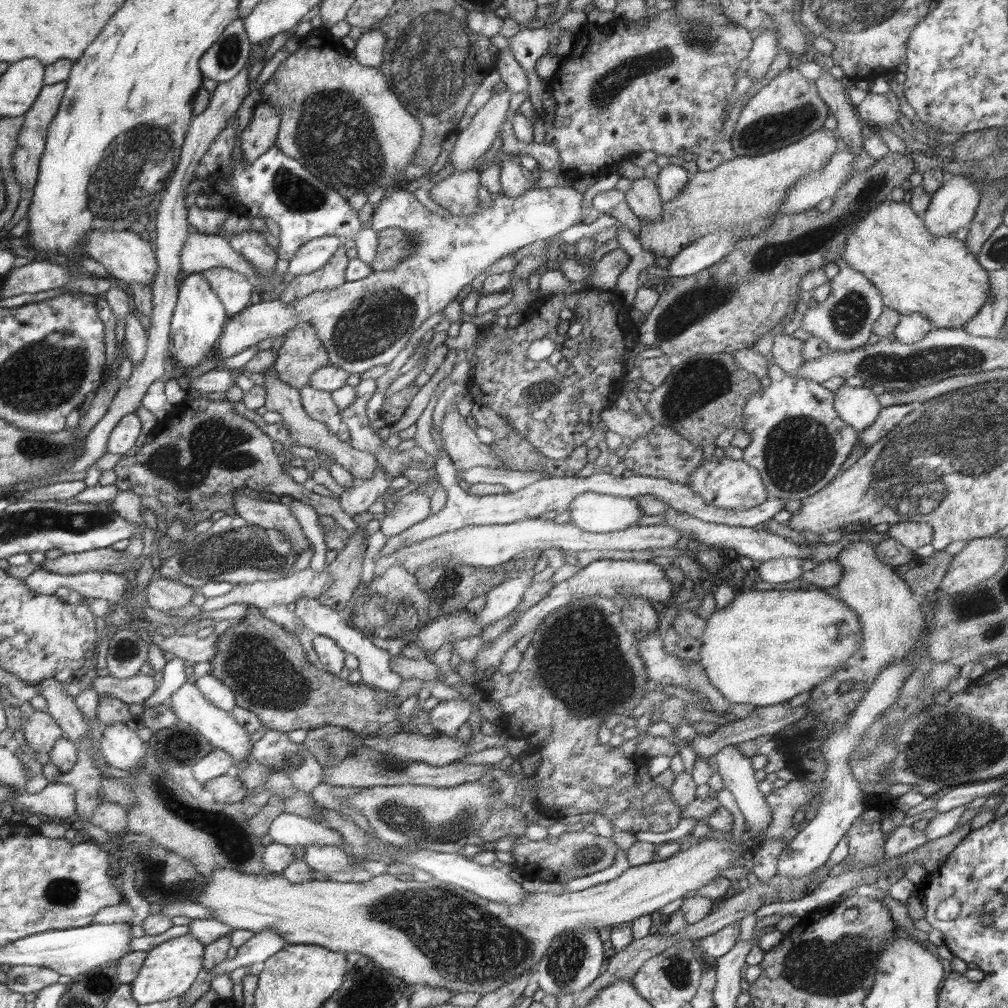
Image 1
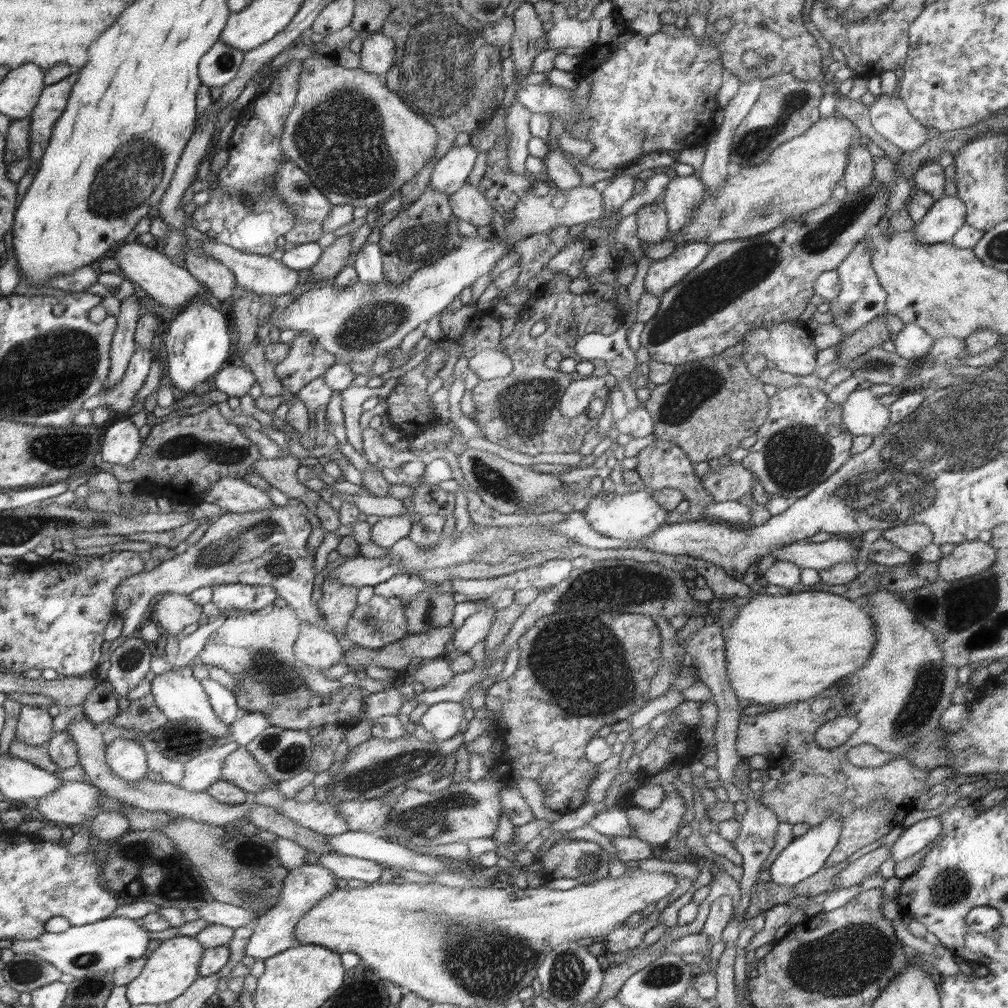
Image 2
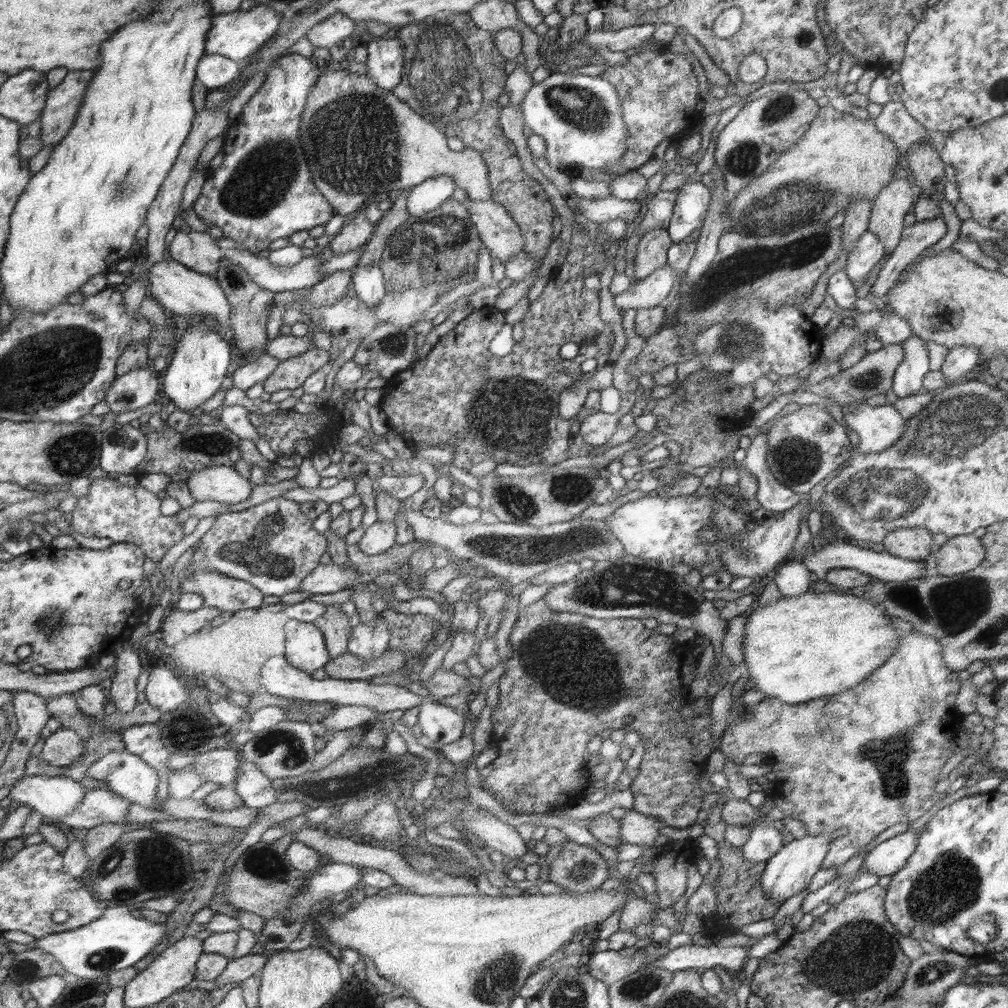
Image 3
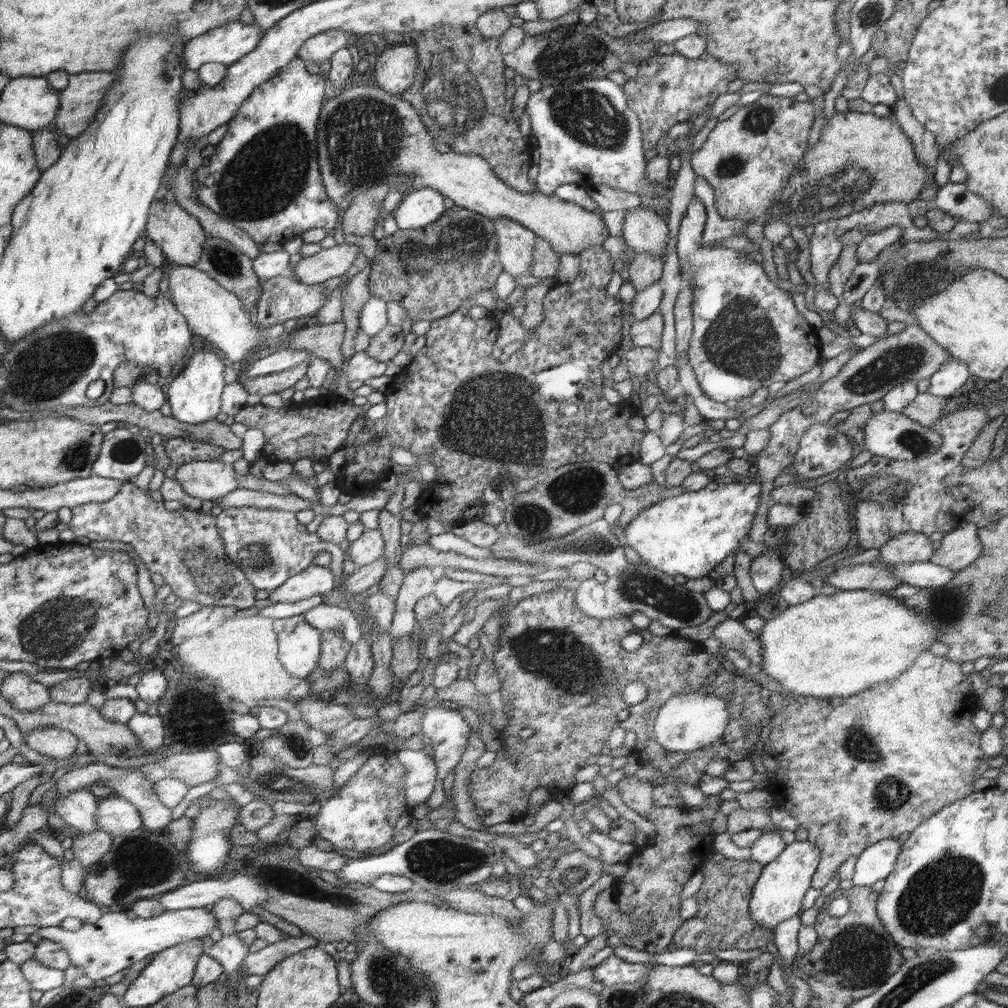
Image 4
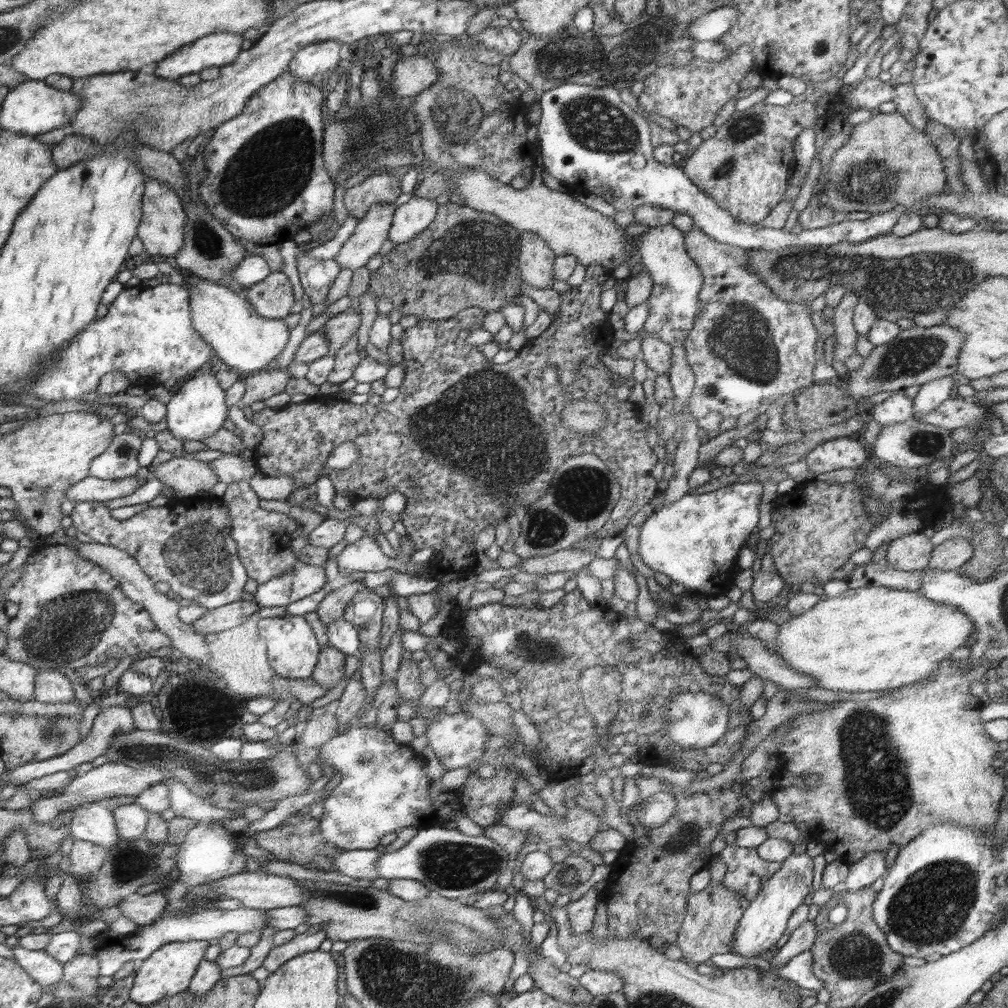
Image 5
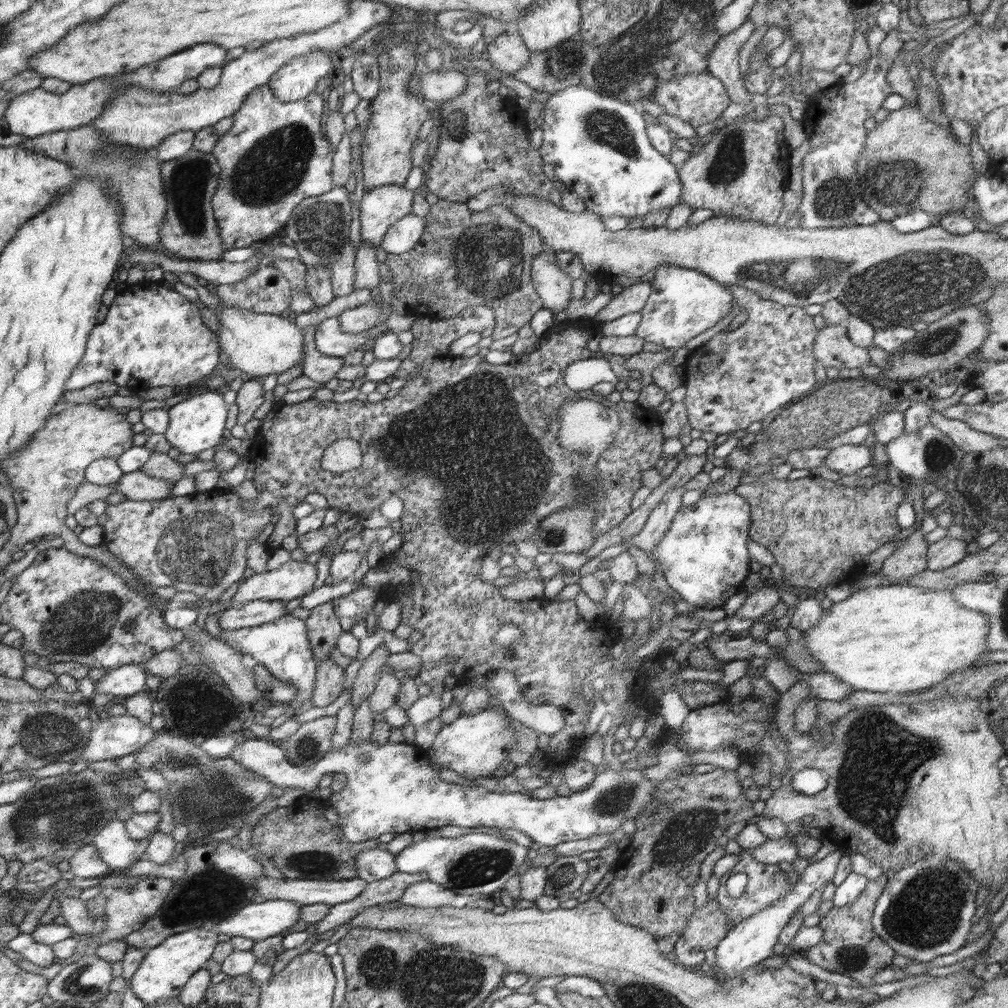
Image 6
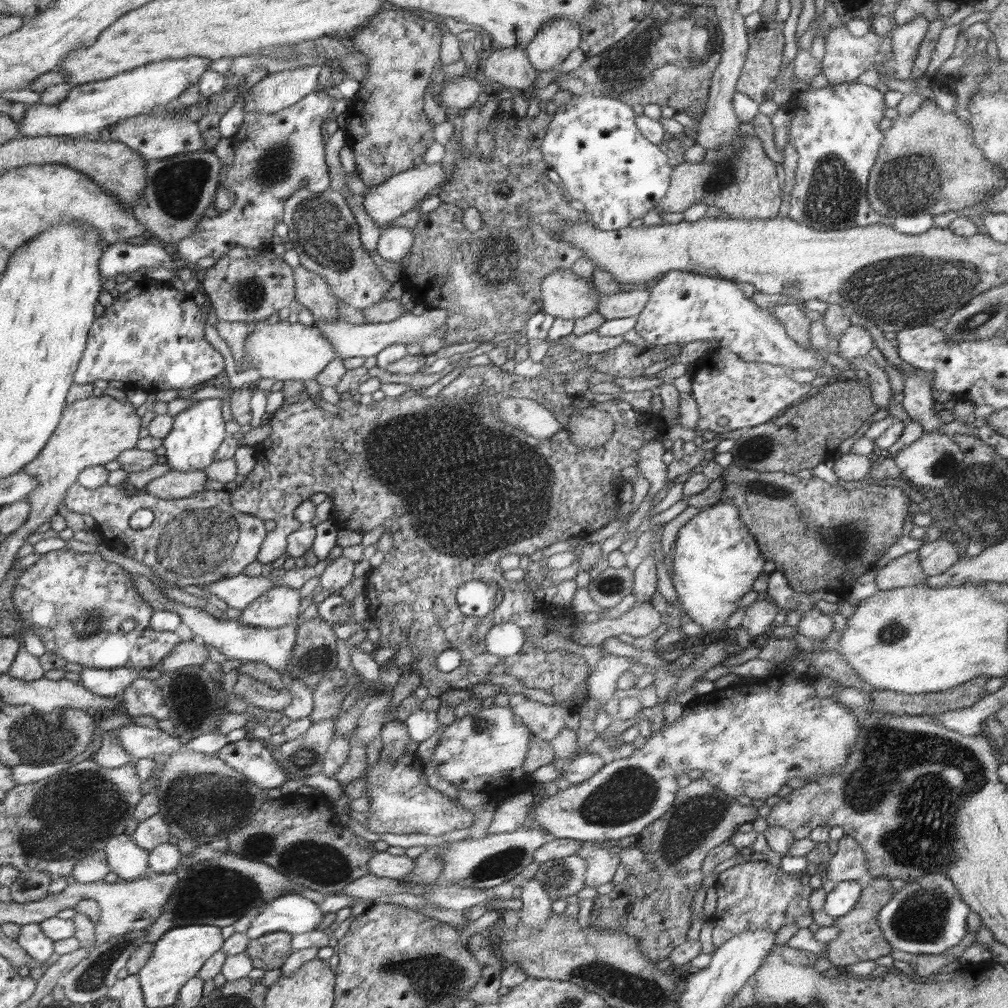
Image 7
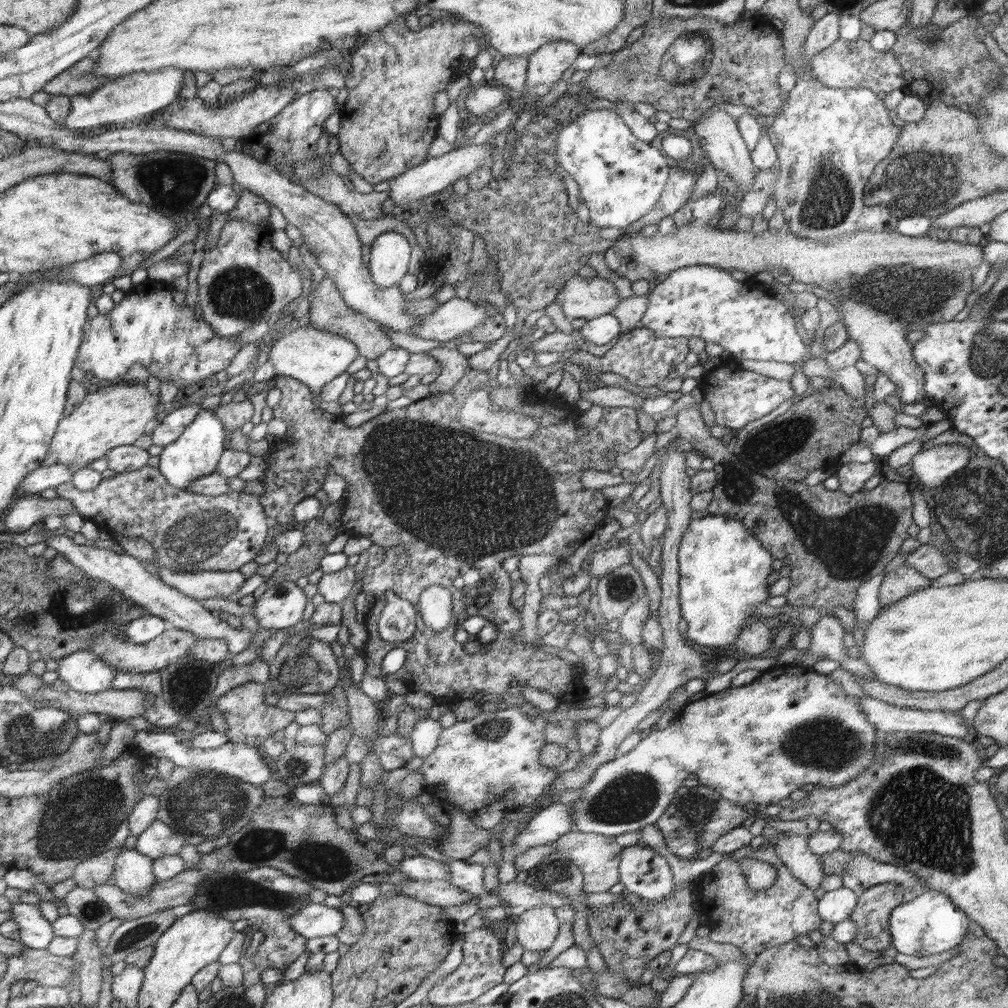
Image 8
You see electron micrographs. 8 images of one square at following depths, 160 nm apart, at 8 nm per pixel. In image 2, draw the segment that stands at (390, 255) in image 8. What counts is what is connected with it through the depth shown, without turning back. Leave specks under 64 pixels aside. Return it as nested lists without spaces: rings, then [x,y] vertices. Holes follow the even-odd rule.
[[[473,142],[467,146],[454,146],[444,158],[436,162],[432,171],[429,187],[442,194],[454,194],[465,182],[478,158],[478,149]]]

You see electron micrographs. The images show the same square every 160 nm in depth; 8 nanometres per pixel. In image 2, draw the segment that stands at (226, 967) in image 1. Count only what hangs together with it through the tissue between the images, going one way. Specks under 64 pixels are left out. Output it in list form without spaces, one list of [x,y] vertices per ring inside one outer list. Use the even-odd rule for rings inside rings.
[[[304,863],[298,868],[290,870],[281,888],[279,903],[260,915],[253,923],[254,929],[252,936],[246,943],[245,956],[264,960],[298,946],[300,943],[295,937],[295,928],[298,921],[309,910],[312,910],[318,902],[330,896],[338,888],[336,882],[338,882],[338,877],[331,870],[318,863]]]

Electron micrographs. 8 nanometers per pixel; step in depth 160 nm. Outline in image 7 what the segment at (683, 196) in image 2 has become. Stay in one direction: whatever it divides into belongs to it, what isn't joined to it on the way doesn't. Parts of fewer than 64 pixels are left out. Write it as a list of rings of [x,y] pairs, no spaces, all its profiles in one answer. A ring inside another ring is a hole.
[[[777,303],[768,310],[785,324],[787,333],[805,349],[811,349],[809,328],[811,320],[800,310],[797,303]],[[729,349],[710,351],[694,362],[690,394],[697,402],[699,419],[697,425],[704,430],[724,433],[746,429],[772,420],[788,407],[805,400],[813,387],[788,377],[792,368],[766,362],[746,362]]]

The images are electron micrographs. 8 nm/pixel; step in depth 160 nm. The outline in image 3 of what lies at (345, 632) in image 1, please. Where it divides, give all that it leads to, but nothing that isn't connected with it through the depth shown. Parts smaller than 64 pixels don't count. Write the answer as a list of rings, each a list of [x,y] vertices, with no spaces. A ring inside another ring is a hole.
[[[281,497],[280,498],[272,498],[271,500],[268,500],[267,502],[264,502],[262,504],[258,504],[258,506],[252,506],[251,508],[248,508],[247,510],[242,510],[241,512],[226,512],[226,514],[222,514],[222,515],[218,516],[216,518],[212,528],[210,528],[210,530],[208,530],[208,532],[206,532],[205,536],[203,536],[203,538],[200,540],[200,543],[198,544],[198,548],[195,549],[194,556],[192,556],[192,559],[188,563],[187,573],[185,573],[186,577],[182,581],[180,581],[179,586],[180,586],[180,584],[182,584],[182,582],[186,582],[186,578],[188,578],[188,576],[190,576],[190,574],[194,574],[194,572],[196,572],[196,570],[210,570],[210,572],[218,572],[218,574],[224,574],[224,576],[230,576],[230,578],[236,578],[238,580],[242,580],[244,582],[248,582],[248,583],[252,584],[252,586],[257,587],[258,590],[261,590],[264,595],[274,595],[274,596],[281,597],[284,594],[288,594],[289,592],[297,591],[297,589],[300,588],[300,586],[302,586],[302,582],[305,581],[305,578],[309,577],[309,575],[311,573],[313,573],[313,571],[315,569],[317,569],[317,567],[320,565],[320,559],[321,559],[322,555],[325,552],[329,552],[329,550],[328,550],[329,549],[329,540],[326,538],[326,536],[324,536],[324,534],[318,534],[318,532],[316,532],[316,530],[314,530],[314,528],[313,528],[314,519],[313,519],[312,515],[302,511],[301,505],[302,504],[298,504],[292,500],[284,499]]]

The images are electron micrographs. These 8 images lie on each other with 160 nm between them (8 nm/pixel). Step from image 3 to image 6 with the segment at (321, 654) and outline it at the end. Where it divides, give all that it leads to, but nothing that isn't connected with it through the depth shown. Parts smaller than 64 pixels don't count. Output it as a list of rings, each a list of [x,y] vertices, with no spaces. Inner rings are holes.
[[[287,612],[274,622],[238,630],[223,630],[223,632],[227,645],[234,641],[238,653],[250,655],[257,664],[265,666],[272,676],[277,676],[282,682],[296,687],[296,696],[288,702],[291,706],[291,714],[300,712],[301,704],[311,700],[318,662],[312,655],[305,620]]]

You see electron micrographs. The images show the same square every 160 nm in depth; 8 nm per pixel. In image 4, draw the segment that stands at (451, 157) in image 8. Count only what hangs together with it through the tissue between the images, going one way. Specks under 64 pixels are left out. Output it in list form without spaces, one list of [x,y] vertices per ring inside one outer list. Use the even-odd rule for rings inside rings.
[[[349,242],[337,244],[328,249],[322,249],[318,254],[310,257],[302,257],[292,270],[296,272],[296,278],[300,282],[306,281],[308,285],[317,285],[323,283],[325,280],[330,280],[334,276],[343,276],[350,270],[352,264],[356,262],[356,257],[361,251],[358,245],[353,245]]]

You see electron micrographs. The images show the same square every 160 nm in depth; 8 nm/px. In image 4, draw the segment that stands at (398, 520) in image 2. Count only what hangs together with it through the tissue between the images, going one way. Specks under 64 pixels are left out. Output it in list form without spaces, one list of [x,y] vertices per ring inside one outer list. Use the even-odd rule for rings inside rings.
[[[368,530],[356,540],[350,543],[347,559],[350,559],[356,568],[370,565],[376,560],[382,559],[385,552],[385,541],[379,530]]]

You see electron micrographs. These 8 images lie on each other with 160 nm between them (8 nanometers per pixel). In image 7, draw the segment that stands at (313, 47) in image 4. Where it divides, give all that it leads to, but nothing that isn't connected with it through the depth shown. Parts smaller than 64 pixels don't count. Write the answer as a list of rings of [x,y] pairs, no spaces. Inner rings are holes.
[[[302,66],[268,74],[248,90],[244,112],[276,114],[298,103],[316,91],[321,69],[322,66]]]

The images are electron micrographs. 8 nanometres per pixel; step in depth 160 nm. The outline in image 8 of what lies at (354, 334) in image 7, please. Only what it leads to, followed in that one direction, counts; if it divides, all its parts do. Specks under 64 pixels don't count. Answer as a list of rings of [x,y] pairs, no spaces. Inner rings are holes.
[[[454,297],[445,304],[440,304],[436,312],[423,316],[421,322],[413,326],[411,334],[422,340],[448,342],[474,330],[485,322],[486,317],[485,306]]]

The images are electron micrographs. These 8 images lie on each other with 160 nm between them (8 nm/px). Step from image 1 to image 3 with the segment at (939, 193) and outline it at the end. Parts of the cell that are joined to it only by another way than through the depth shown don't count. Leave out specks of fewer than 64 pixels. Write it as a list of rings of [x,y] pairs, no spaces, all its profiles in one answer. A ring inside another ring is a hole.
[[[941,216],[932,220],[917,221],[914,225],[904,227],[898,246],[881,267],[870,293],[876,297],[884,297],[897,283],[901,272],[909,262],[918,258],[926,248],[936,244],[946,231],[947,224]]]

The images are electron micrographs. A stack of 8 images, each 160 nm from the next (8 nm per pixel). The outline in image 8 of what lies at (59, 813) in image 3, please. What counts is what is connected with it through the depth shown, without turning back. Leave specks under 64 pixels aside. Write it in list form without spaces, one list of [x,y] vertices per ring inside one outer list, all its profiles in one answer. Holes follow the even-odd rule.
[[[124,845],[115,860],[115,886],[130,896],[146,894],[157,881],[153,875],[153,860],[140,854],[136,849],[127,849]]]

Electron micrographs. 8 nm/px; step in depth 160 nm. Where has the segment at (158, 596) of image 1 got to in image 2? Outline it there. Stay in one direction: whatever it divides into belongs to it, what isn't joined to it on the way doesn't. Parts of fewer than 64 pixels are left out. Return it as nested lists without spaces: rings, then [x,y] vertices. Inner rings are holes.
[[[165,592],[153,606],[154,623],[171,635],[181,636],[182,631],[205,615],[202,607],[190,600],[188,594]]]

